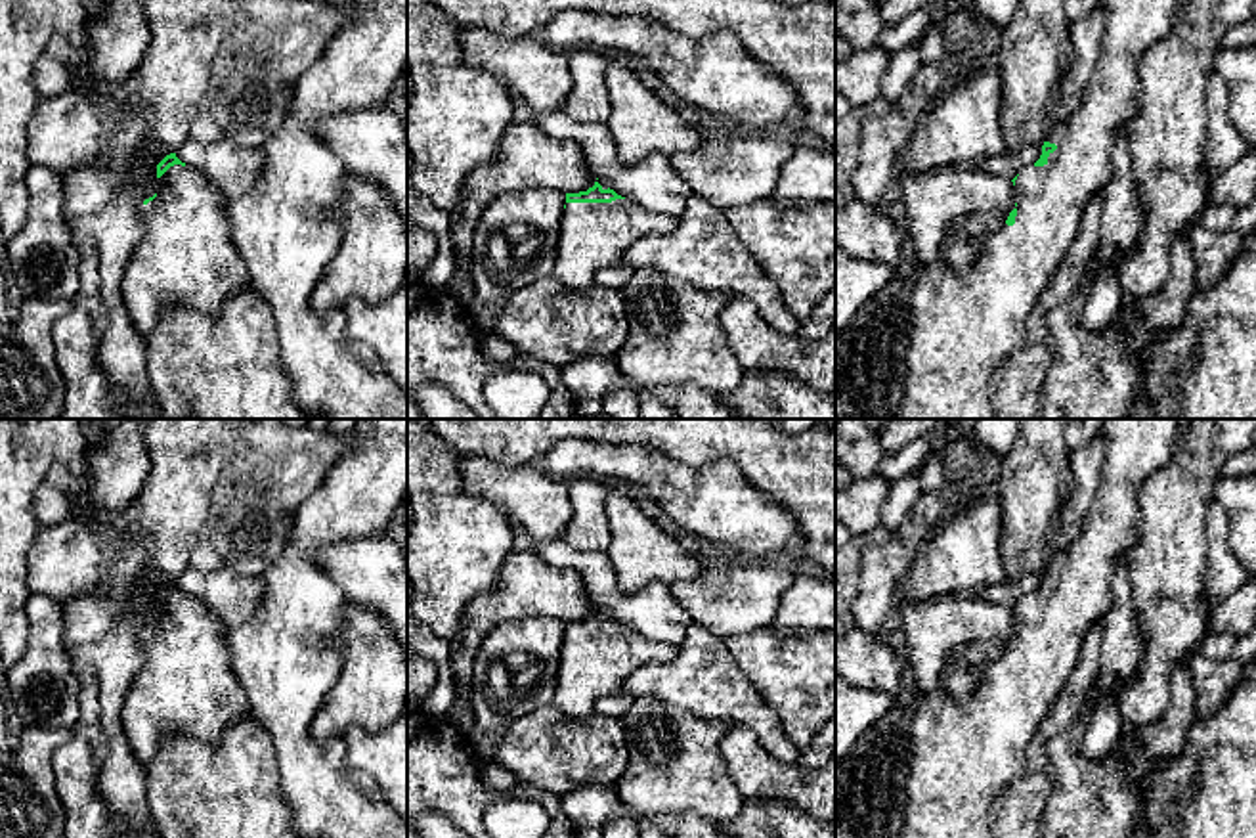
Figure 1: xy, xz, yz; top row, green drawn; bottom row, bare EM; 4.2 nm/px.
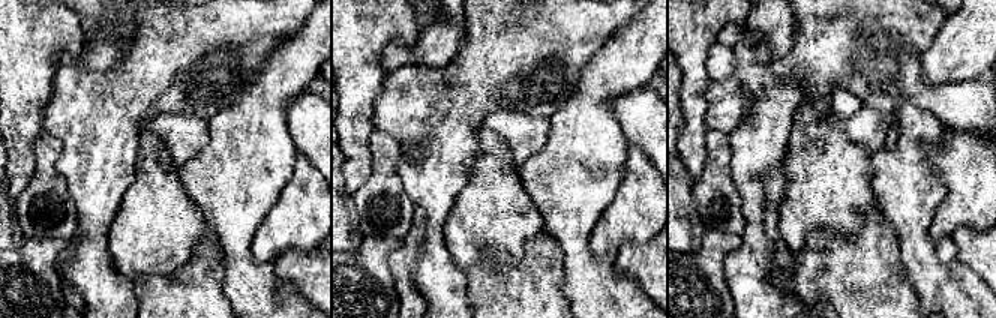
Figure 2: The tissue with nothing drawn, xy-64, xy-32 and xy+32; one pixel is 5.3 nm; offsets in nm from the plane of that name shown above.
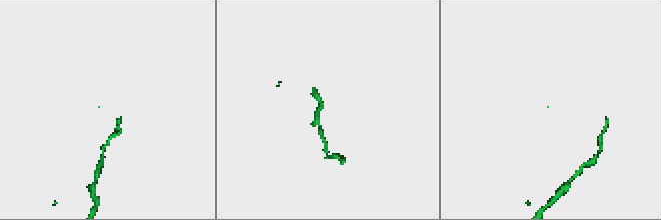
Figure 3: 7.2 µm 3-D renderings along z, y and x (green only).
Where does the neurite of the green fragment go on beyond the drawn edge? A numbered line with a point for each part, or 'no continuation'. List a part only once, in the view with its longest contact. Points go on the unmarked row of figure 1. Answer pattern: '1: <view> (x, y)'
1: xz (593, 664)

